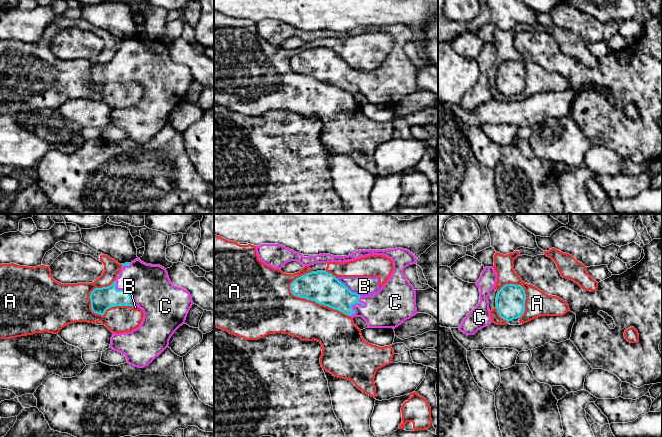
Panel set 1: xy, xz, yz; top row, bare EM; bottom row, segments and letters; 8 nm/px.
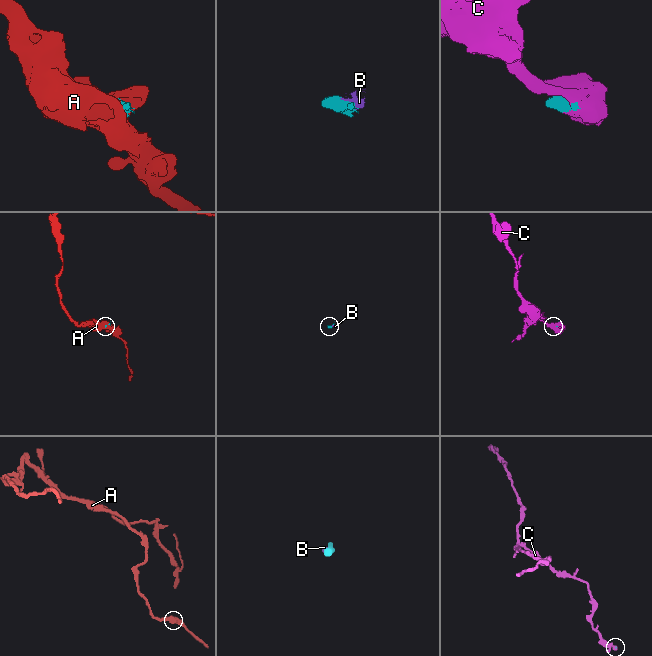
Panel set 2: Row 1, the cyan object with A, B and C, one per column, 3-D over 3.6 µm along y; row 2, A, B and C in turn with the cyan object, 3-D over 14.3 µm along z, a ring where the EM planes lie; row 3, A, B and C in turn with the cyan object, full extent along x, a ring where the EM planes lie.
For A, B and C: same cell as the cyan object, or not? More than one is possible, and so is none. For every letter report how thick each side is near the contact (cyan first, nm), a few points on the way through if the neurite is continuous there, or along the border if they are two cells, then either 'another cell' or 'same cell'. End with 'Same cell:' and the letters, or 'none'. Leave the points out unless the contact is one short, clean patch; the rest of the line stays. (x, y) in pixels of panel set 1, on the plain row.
A: 260/320 nm | another cell
B: 260/160 nm | along xz (336, 54), (351, 67), (360, 71) | another cell
C: 240/280 nm | same cell
Same cell: C

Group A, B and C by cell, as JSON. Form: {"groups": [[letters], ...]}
{"groups": [["A", "B"], ["C"]]}

